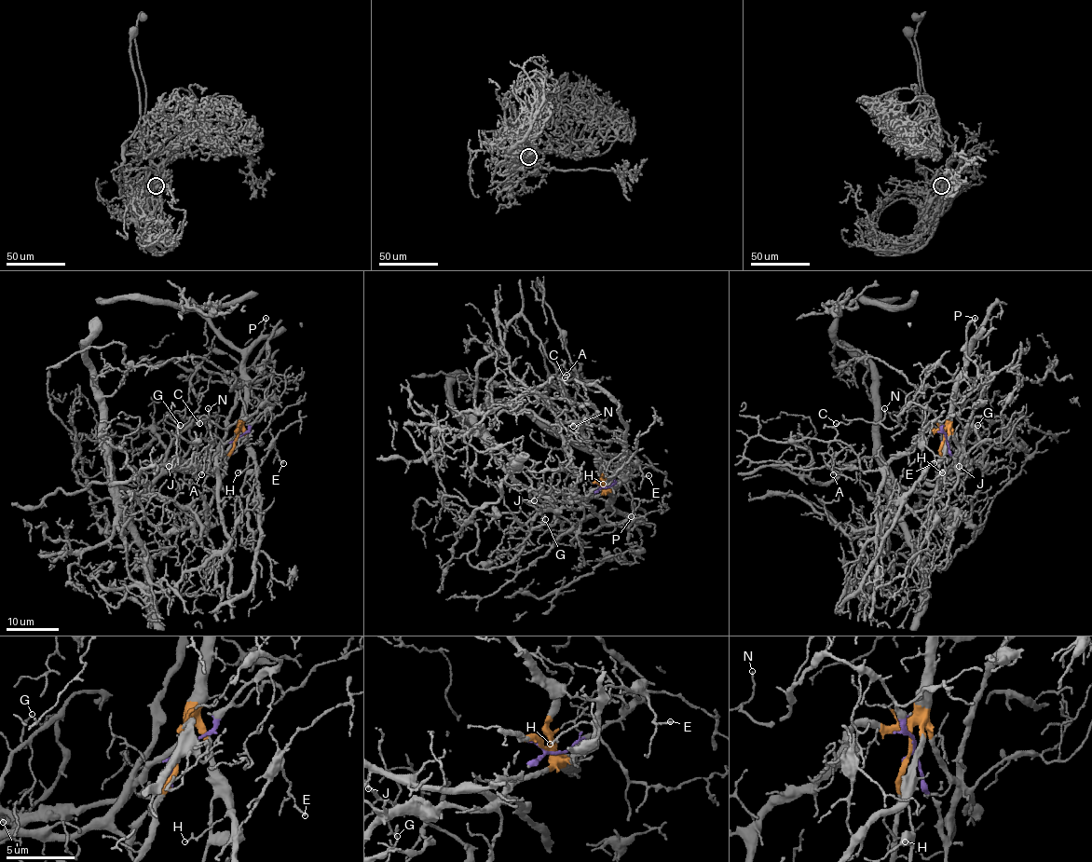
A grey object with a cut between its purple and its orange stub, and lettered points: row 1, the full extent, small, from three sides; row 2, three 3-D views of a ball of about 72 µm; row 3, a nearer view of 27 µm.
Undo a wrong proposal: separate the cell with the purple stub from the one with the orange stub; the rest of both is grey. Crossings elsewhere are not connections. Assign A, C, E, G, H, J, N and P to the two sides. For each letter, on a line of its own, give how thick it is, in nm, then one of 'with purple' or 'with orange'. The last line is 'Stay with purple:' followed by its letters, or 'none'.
A: 140 nm thick; with orange
C: 140 nm thick; with purple
E: 130 nm thick; with orange
G: 150 nm thick; with purple
H: 150 nm thick; with orange
J: 120 nm thick; with purple
N: 130 nm thick; with purple
P: 170 nm thick; with orange
Stay with purple: C, G, J, N

